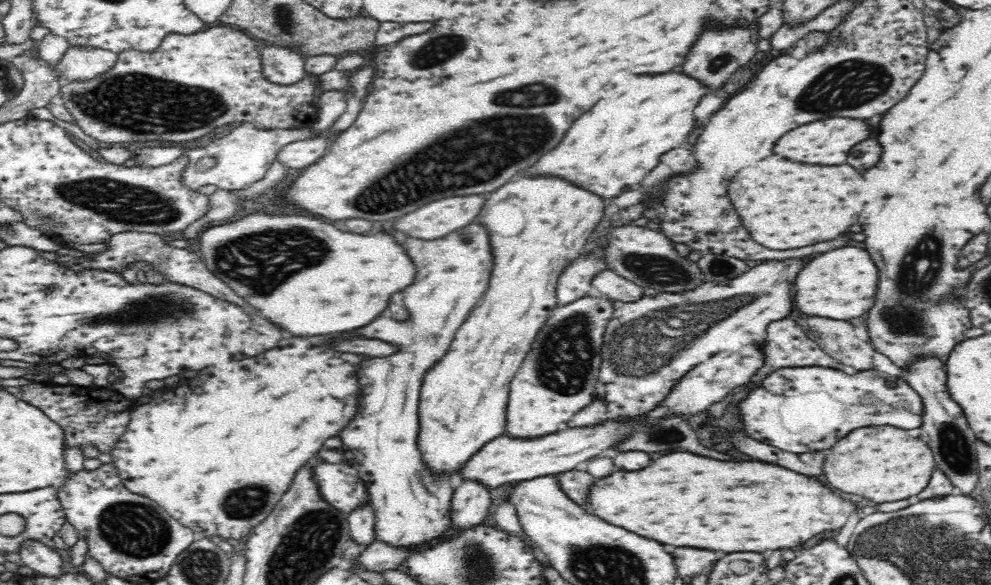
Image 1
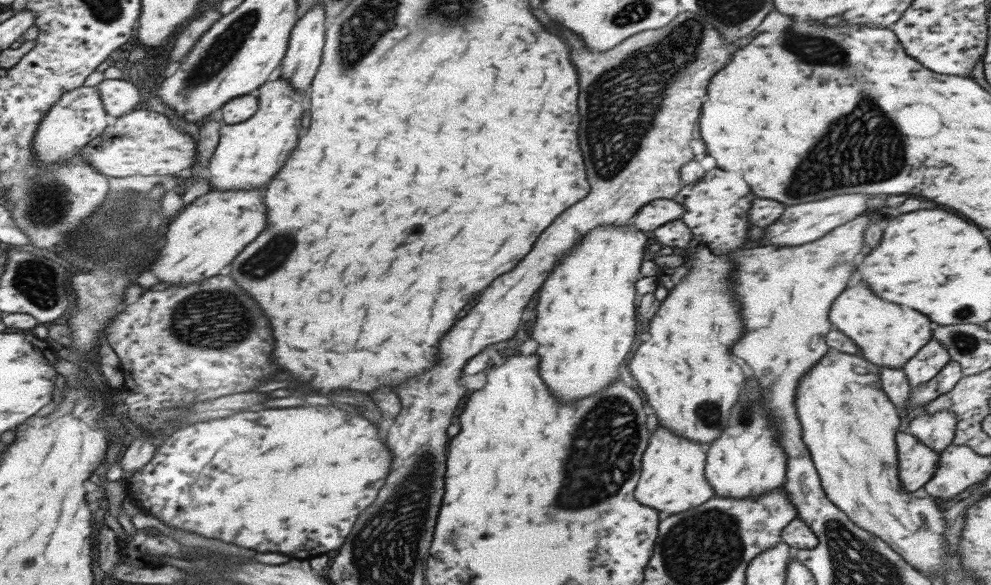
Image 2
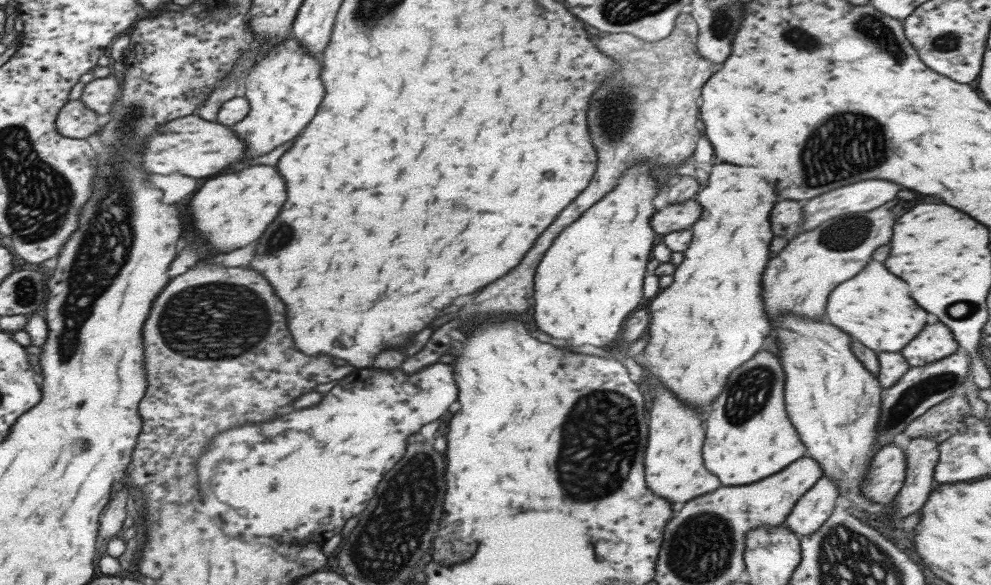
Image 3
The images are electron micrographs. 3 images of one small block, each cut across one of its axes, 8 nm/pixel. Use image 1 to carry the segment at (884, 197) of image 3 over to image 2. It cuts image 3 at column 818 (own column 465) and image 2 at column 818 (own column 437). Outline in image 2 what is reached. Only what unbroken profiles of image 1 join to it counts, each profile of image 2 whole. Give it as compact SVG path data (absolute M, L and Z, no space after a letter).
M837 194L833 198L789 206L781 212L781 216L775 222L771 222L763 230L763 238L757 244L787 248L787 246L801 246L801 244L805 246L807 242L817 242L819 238L823 238L837 226L843 226L843 224L847 224L847 220L853 220L855 216L859 216L865 210L865 200L867 198L863 194L861 196L859 194Z

